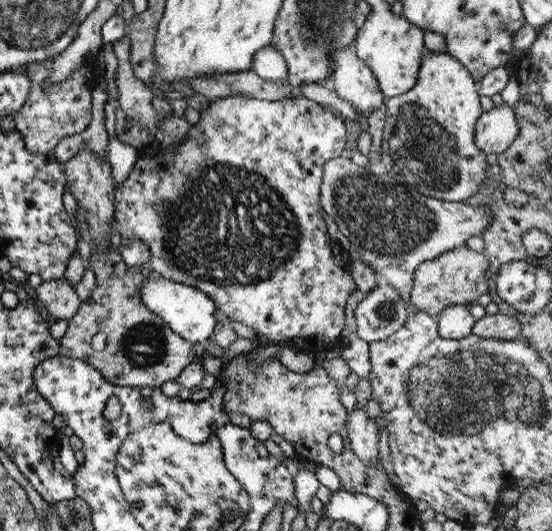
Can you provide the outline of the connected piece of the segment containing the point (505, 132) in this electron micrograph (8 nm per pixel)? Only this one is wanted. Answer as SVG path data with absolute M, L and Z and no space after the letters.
M507 105L493 106L489 112L483 112L474 125L474 143L475 146L484 154L499 154L503 152L517 136L517 119L515 112Z

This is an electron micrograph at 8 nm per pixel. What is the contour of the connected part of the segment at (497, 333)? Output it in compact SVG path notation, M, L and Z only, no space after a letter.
M501 314L483 315L474 322L471 334L486 339L511 340L518 338L520 325L515 318Z

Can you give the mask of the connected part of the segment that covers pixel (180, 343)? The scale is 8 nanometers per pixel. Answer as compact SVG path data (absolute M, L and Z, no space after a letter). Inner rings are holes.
M116 247L102 251L91 248L88 265L96 278L94 289L90 296L80 302L76 313L67 320L67 329L59 339L58 355L86 361L109 383L117 386L130 387L160 387L165 382L173 381L185 366L196 360L197 355L192 344L183 340L177 333L171 331L156 314L149 312L138 298L138 291L153 277L149 264L127 266ZM101 332L105 336L105 345L101 350L91 349L91 336Z

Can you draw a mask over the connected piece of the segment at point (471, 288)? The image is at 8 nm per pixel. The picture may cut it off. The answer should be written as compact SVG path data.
M460 245L431 260L421 262L412 276L409 303L435 319L446 306L473 304L477 296L486 293L487 267L486 256L471 251L465 245Z

